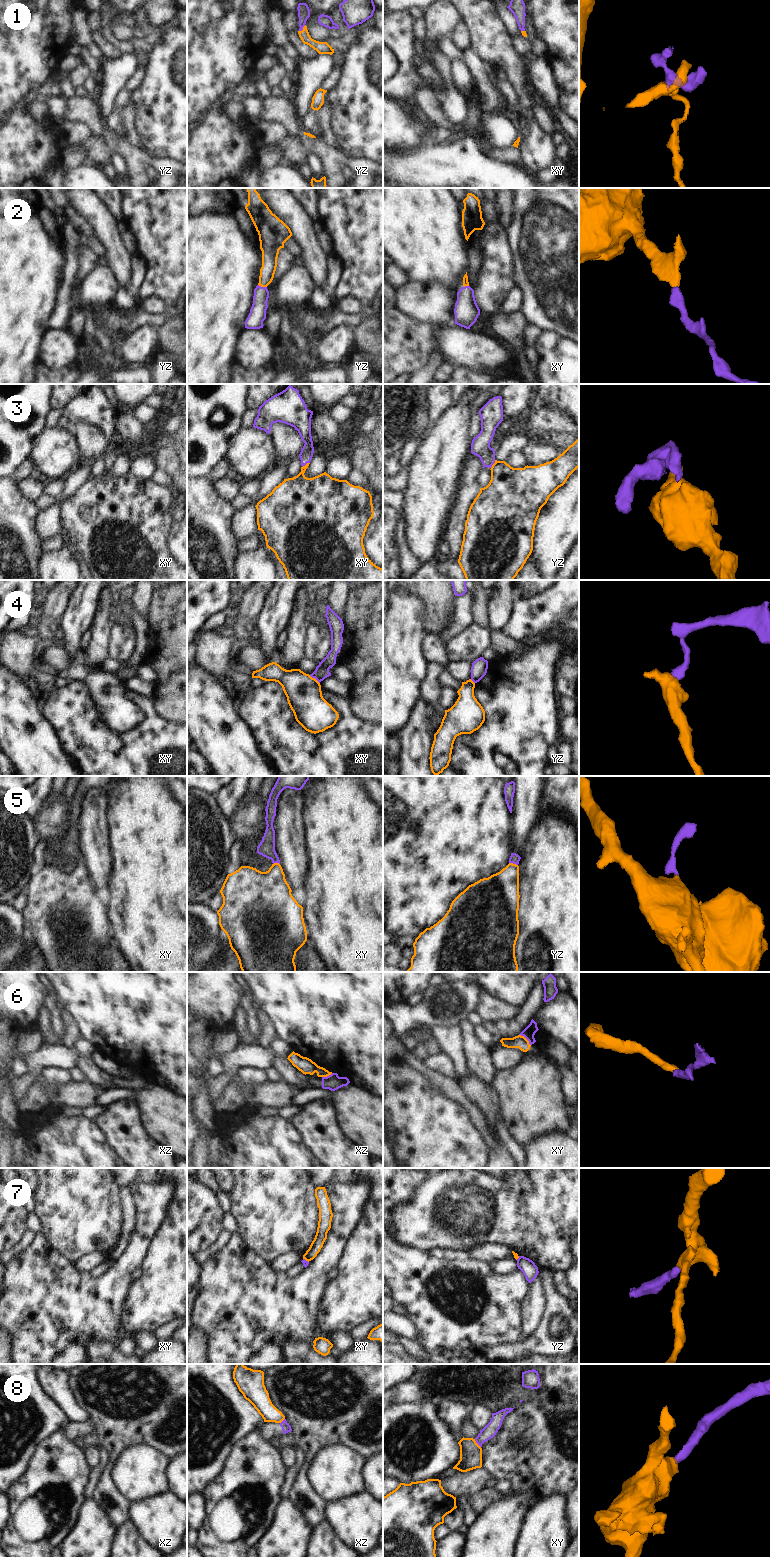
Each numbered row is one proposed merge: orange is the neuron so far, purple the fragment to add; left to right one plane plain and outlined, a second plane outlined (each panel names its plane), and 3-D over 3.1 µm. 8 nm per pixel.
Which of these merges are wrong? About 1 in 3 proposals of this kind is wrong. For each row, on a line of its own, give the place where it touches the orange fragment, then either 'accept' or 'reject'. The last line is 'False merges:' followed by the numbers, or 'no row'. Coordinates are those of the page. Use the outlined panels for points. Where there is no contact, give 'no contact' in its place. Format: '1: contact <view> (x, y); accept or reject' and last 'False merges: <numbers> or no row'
1: contact yz (303, 29); accept
2: contact yz (262, 286); accept
3: contact xy (306, 464); accept
4: contact xy (314, 678); reject
5: contact yz (512, 863); accept
6: contact xy (526, 1039); reject
7: contact xy (306, 1260); reject
8: contact xy (476, 1443); reject
False merges: 4, 6, 7, 8

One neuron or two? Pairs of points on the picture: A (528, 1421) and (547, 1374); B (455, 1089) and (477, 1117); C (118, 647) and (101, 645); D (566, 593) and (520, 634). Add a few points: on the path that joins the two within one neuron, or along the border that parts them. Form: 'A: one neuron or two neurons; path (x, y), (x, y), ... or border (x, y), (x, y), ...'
A: two neurons; border (540, 1386), (552, 1392), (562, 1392), (564, 1394)
B: one neuron; path (459, 1096), (473, 1110)
C: two neurons; border (112, 623), (109, 629), (108, 660)
D: one neuron; path (553, 606), (542, 616), (531, 618), (528, 621)

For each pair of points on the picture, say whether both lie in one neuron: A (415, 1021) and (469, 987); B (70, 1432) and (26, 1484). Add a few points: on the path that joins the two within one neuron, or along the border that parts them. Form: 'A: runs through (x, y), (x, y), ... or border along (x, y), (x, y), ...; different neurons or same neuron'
A: runs through (433, 1019), (440, 1016), (456, 1016), (466, 1005); same neuron
B: border along (64, 1426), (64, 1435), (72, 1442); different neurons

